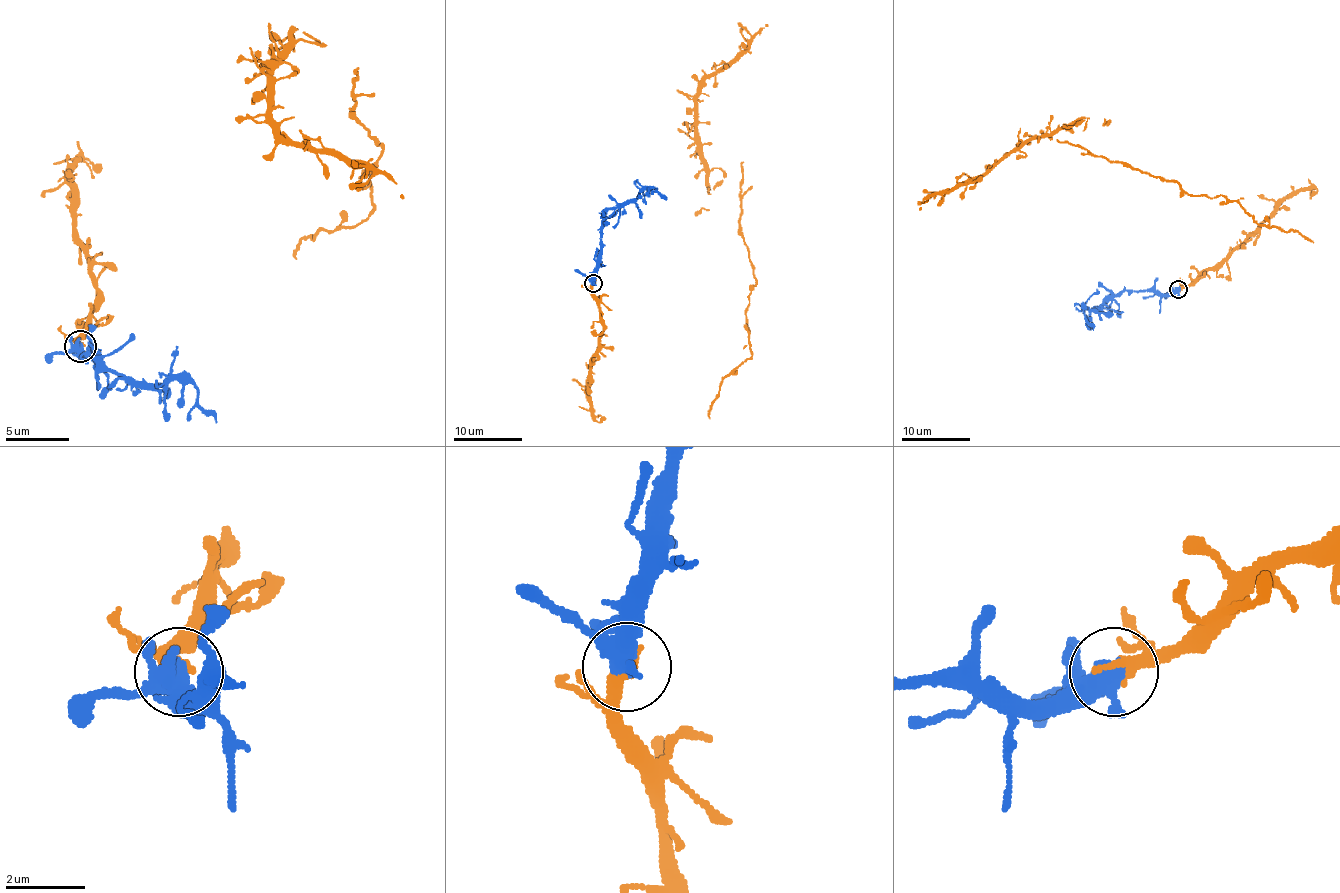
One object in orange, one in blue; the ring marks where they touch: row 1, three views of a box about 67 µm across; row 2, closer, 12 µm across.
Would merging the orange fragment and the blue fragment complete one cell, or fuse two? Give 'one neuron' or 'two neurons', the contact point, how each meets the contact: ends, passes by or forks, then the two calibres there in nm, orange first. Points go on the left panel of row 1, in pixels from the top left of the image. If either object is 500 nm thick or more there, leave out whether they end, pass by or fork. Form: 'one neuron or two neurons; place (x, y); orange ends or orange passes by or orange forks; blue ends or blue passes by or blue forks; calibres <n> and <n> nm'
one neuron; place (80, 346); calibres 320 and 650 nm

